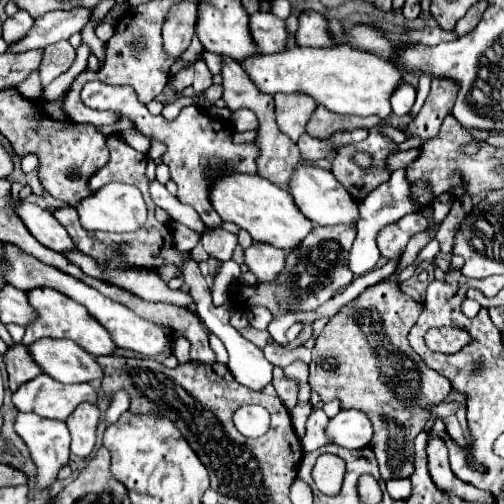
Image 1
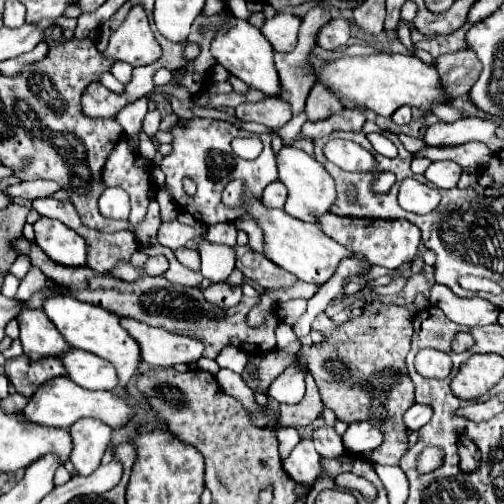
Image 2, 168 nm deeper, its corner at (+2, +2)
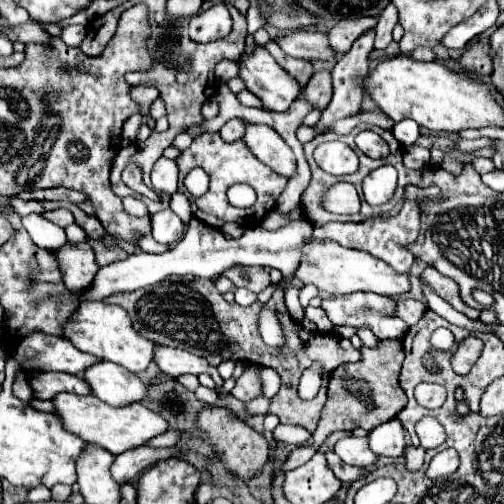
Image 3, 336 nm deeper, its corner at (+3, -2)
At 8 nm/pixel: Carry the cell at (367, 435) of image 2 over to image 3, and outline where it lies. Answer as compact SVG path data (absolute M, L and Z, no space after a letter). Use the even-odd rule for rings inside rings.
M400 420L386 422L372 430L368 434L370 440L370 450L374 454L382 454L388 458L402 458L406 450L406 438L404 438L404 428Z

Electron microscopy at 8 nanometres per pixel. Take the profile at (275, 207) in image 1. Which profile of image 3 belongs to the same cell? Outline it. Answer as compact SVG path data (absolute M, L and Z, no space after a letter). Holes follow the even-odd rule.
M310 238L308 246L304 246L304 256L296 270L296 278L300 278L304 284L314 284L318 290L328 294L374 292L392 298L410 292L410 276L394 272L384 260L374 258L372 254L364 254L362 250L336 246L334 242L316 242L314 238Z

